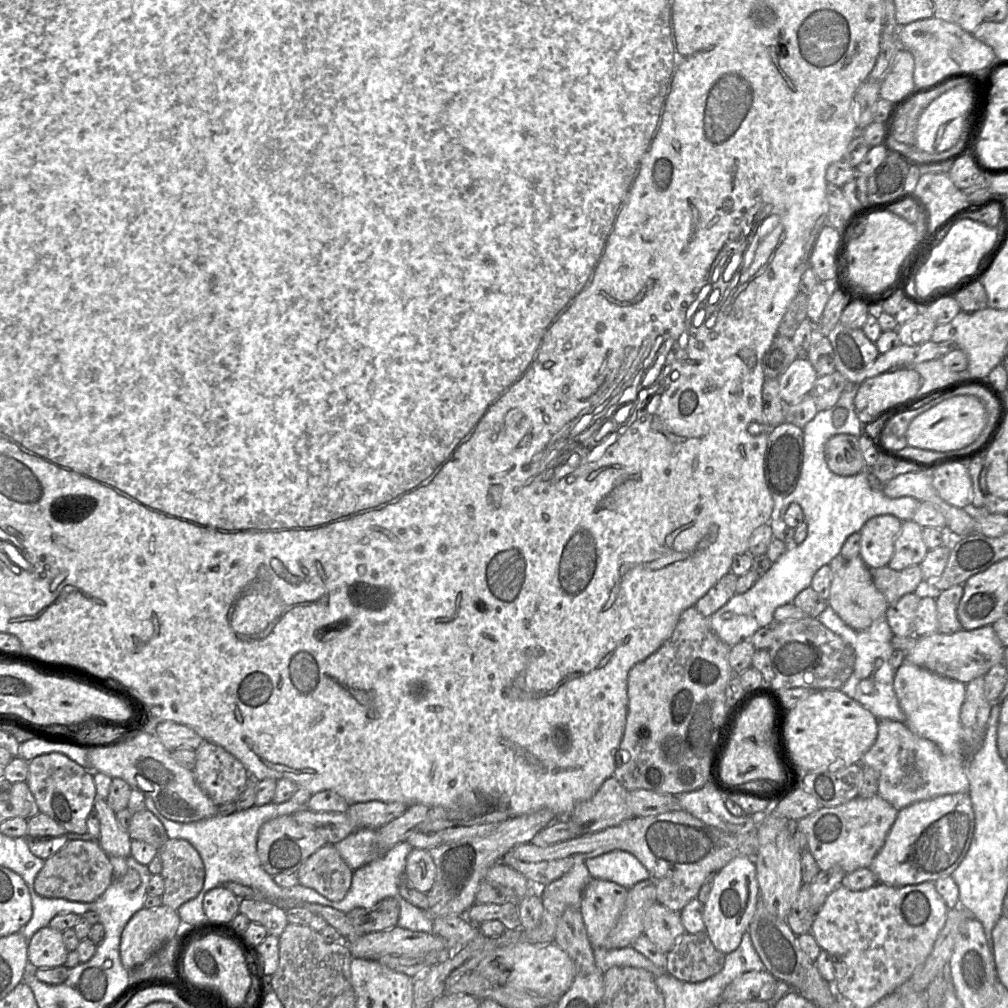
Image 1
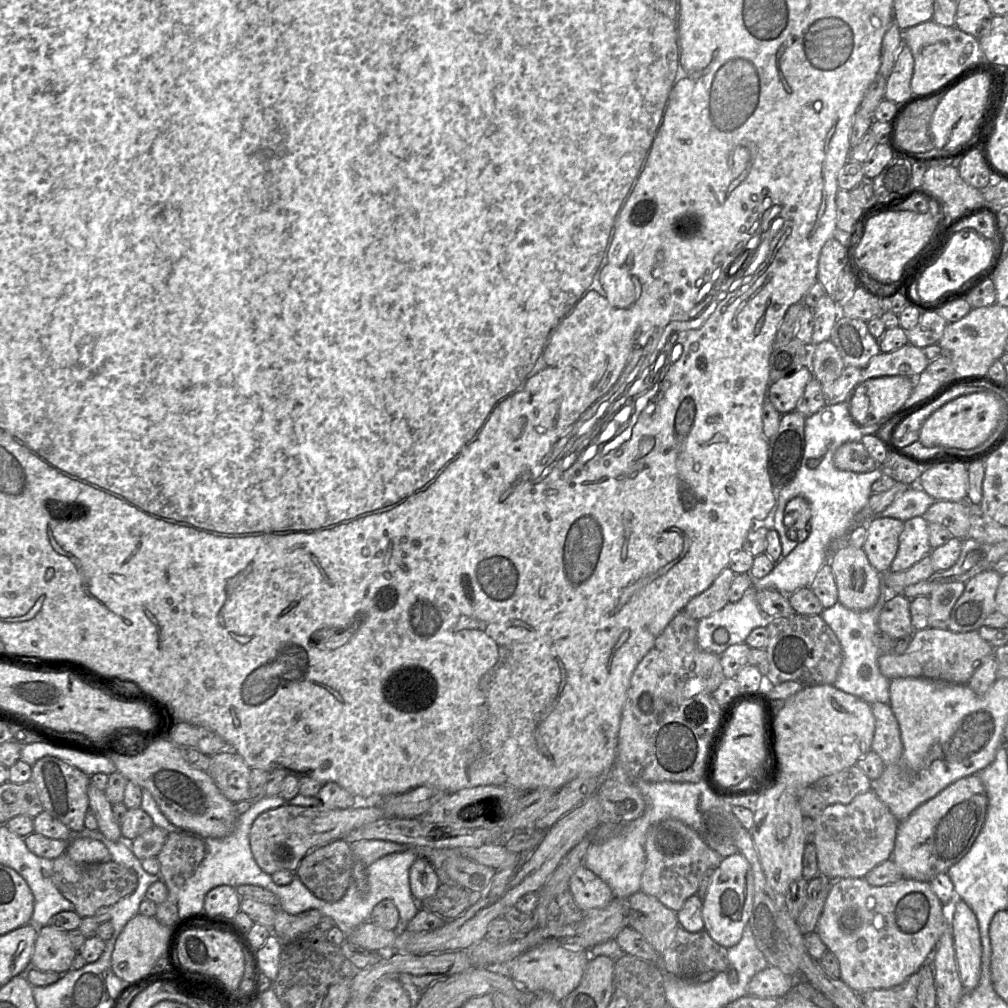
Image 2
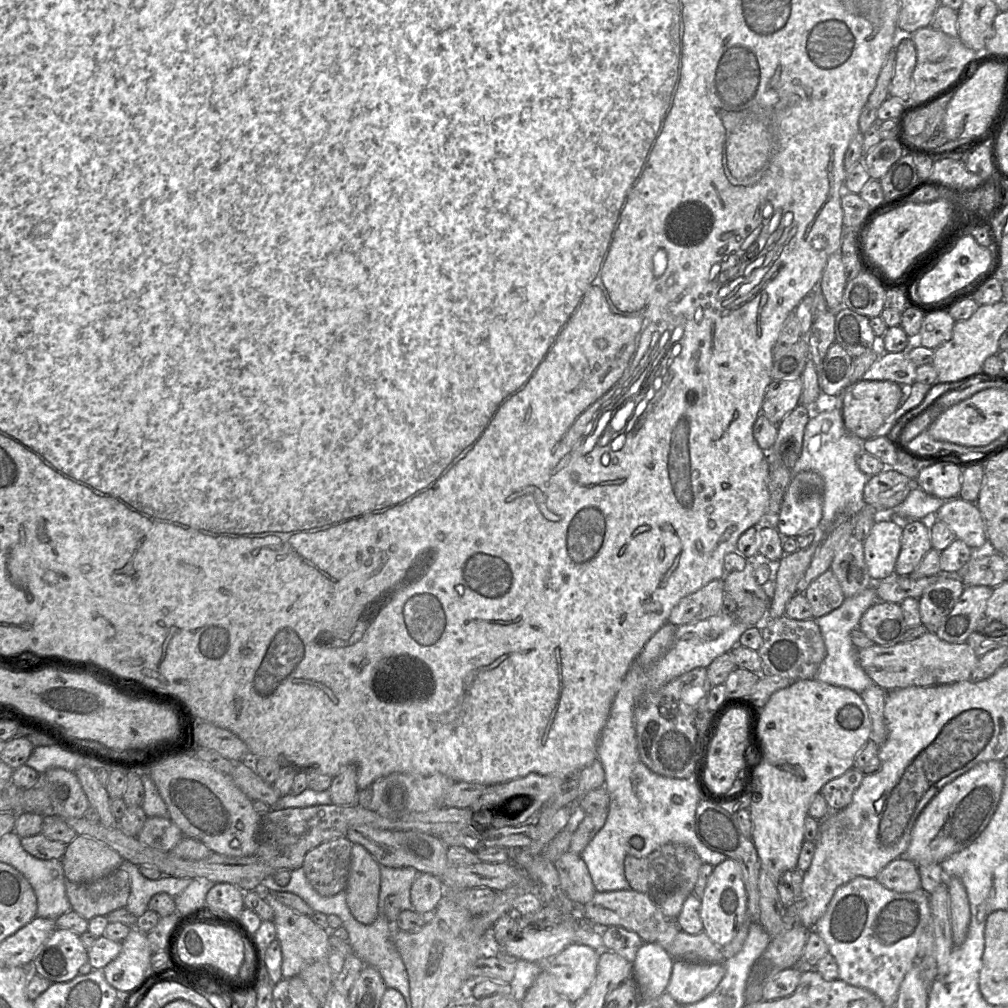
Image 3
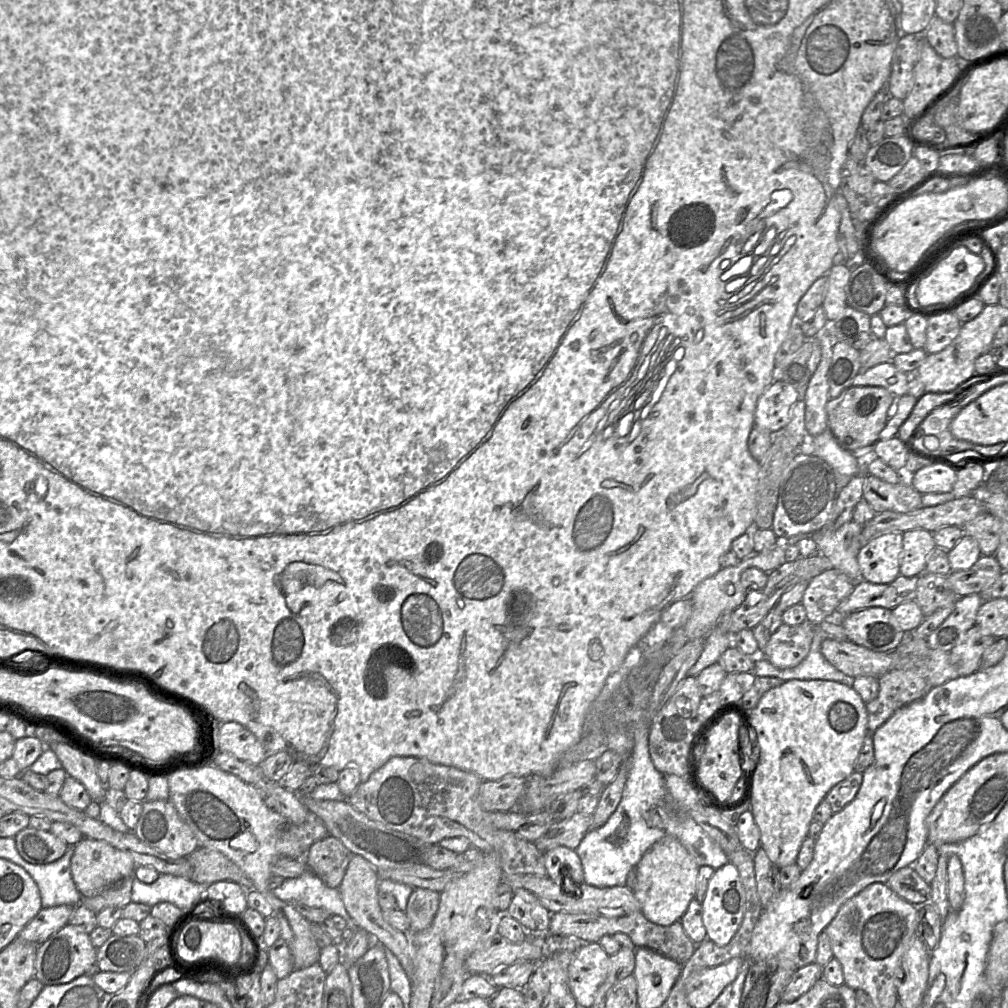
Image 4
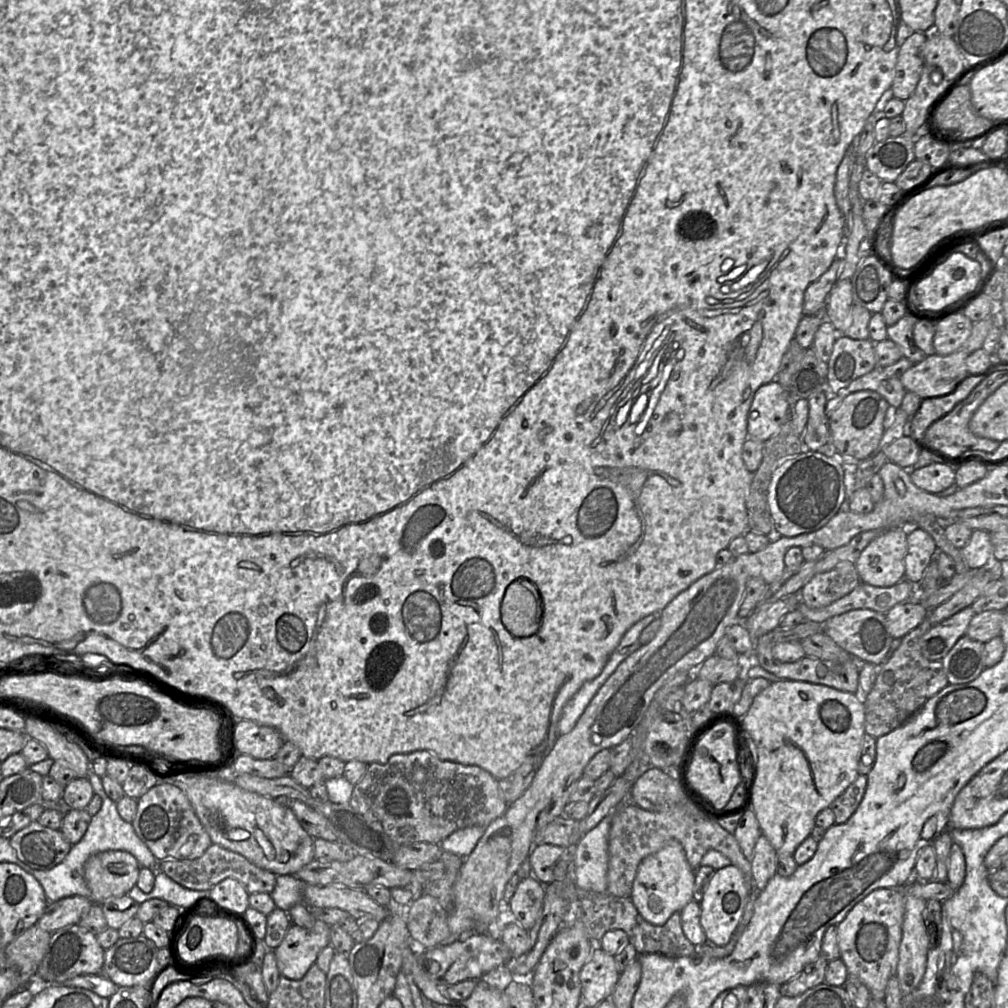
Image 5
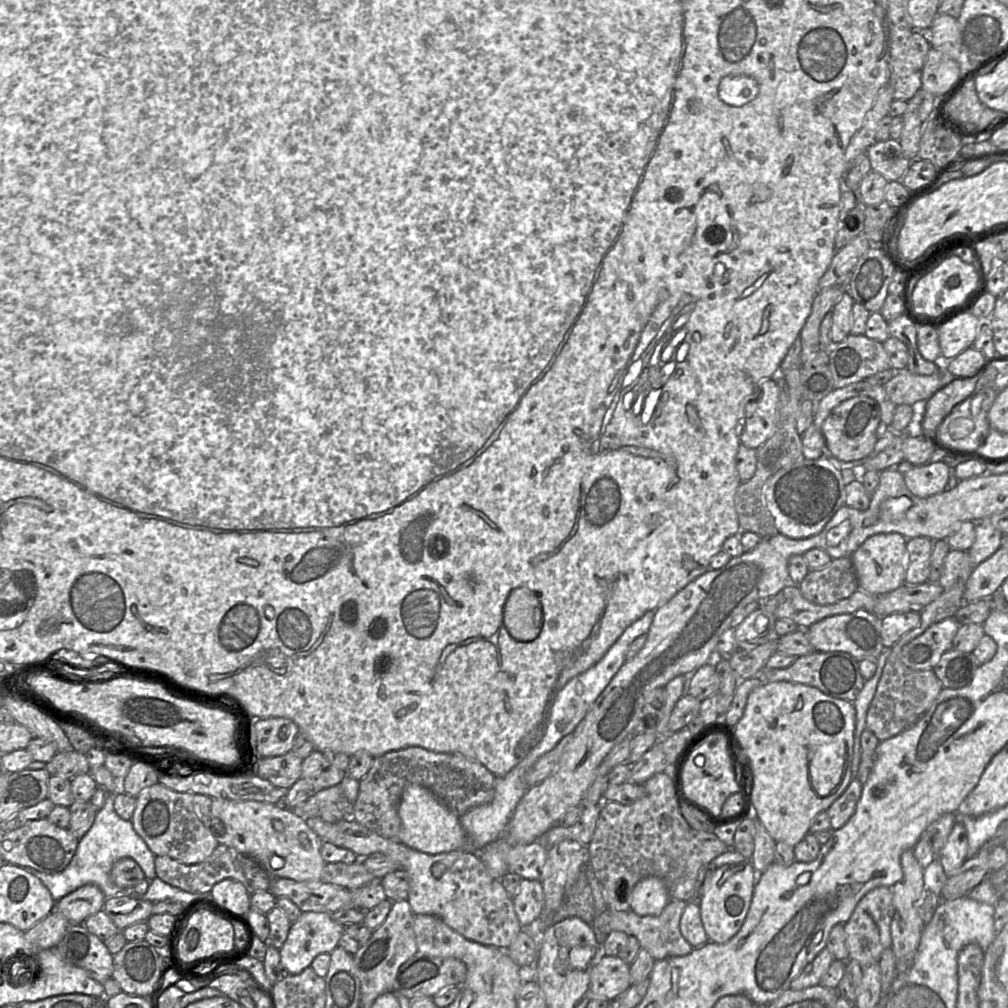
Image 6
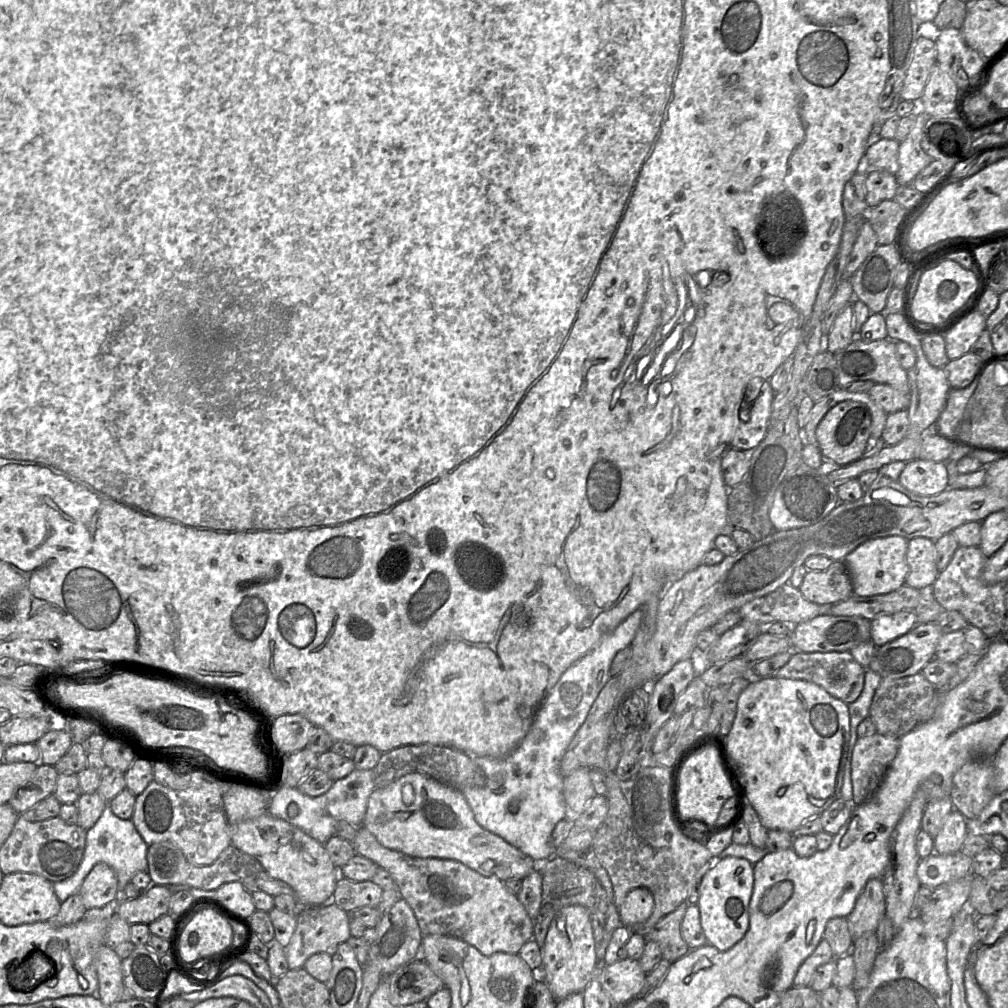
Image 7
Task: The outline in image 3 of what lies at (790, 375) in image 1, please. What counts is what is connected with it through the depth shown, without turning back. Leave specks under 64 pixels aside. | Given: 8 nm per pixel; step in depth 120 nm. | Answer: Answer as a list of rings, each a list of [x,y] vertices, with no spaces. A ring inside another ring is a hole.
[[[802,379],[771,381],[764,394],[761,414],[778,425],[801,402]]]

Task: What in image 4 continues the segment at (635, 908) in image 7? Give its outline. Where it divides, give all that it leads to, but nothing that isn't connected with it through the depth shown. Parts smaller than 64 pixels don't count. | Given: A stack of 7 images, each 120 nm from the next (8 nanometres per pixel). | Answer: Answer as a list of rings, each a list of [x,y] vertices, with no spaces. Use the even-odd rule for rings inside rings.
[[[666,836],[653,844],[642,856],[634,868],[635,883],[633,893],[640,903],[644,917],[654,924],[668,926],[680,921],[689,903],[695,898],[699,866],[681,842],[672,836]]]

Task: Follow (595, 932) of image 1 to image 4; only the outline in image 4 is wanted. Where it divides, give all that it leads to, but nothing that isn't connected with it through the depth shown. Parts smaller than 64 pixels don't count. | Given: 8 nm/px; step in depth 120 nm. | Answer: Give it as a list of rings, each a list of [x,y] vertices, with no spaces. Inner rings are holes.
[[[558,846],[544,853],[546,876],[570,894],[579,894],[579,885],[584,883],[581,859],[575,849]]]

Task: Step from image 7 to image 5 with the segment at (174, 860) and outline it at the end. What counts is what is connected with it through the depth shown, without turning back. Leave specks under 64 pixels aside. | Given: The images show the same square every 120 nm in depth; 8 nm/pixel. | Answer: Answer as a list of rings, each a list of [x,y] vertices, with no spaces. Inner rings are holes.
[[[212,843],[204,854],[193,860],[177,860],[166,858],[159,861],[157,870],[162,871],[181,886],[191,890],[210,891],[212,887],[226,878],[238,880],[251,893],[271,893],[276,885],[277,875],[271,871],[259,868],[244,856]]]

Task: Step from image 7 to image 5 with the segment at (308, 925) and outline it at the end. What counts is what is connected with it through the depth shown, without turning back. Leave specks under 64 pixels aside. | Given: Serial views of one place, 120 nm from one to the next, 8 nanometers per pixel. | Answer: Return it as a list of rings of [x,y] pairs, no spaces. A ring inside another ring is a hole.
[[[316,920],[309,929],[291,924],[281,944],[273,950],[280,975],[291,980],[303,978],[316,963],[319,952],[330,945],[330,932],[331,926],[321,920]]]

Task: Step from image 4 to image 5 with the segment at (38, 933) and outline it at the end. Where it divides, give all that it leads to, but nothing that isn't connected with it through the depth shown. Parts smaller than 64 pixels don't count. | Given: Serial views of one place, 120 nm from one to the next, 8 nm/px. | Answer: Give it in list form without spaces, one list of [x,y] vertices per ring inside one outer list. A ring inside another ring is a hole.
[[[74,895],[48,903],[37,924],[41,929],[53,933],[63,927],[78,924],[91,908],[90,897]]]

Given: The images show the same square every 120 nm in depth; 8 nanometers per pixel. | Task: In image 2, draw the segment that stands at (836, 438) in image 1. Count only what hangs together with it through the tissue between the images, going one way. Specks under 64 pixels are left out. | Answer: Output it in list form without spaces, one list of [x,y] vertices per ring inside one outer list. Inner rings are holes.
[[[846,442],[840,445],[834,453],[833,462],[836,468],[855,473],[870,472],[878,467],[862,442]]]

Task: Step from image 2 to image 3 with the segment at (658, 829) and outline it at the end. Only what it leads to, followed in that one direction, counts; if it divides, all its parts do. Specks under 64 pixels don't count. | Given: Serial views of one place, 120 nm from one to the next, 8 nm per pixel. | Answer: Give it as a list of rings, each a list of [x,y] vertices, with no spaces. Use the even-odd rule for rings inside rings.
[[[667,843],[646,857],[627,856],[624,860],[624,870],[631,889],[658,898],[675,891],[691,894],[702,864],[703,861],[691,847],[678,843]]]

